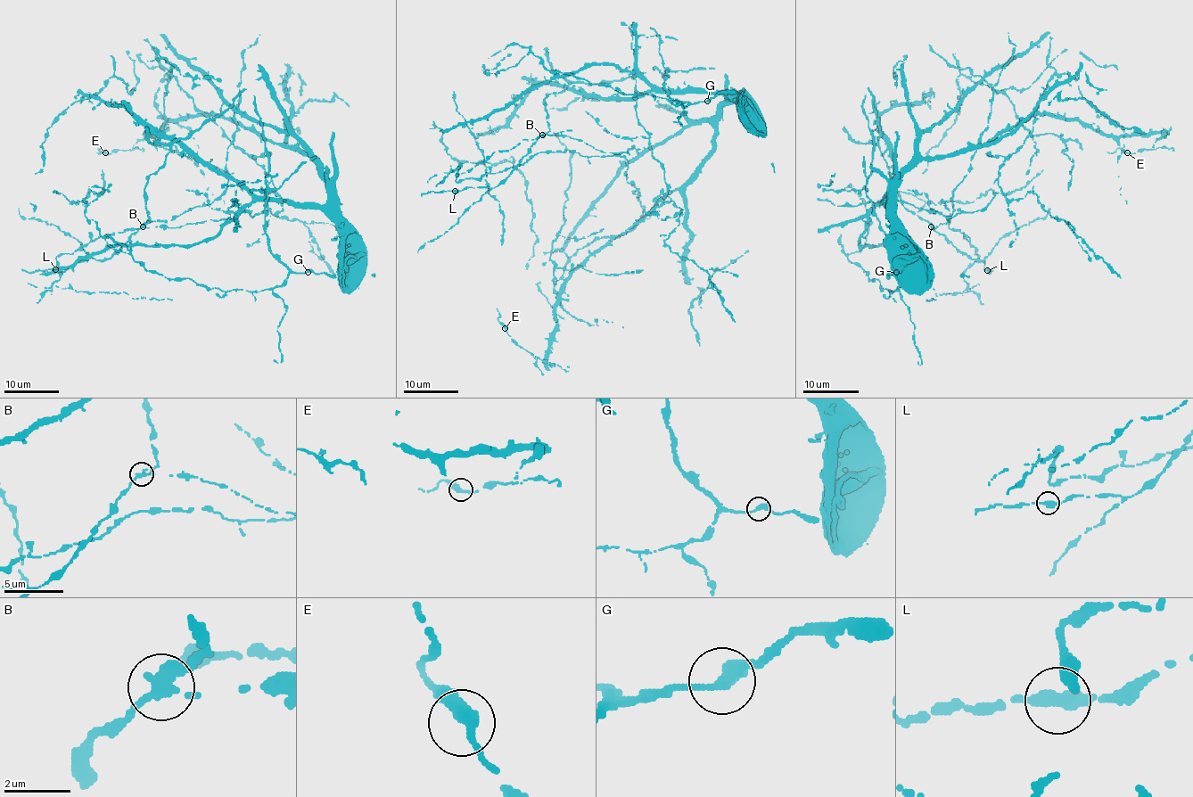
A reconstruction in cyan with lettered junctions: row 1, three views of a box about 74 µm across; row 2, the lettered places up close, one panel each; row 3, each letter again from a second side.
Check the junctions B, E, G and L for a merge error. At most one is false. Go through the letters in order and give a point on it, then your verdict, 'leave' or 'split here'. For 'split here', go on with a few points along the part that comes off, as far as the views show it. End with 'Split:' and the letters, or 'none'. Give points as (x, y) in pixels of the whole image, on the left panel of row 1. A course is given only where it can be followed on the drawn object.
B: place (143, 226); split here; course (142, 225), (181, 227), (186, 223), (221, 220), (230, 215), (227, 210), (234, 204), (234, 199)
E: place (105, 152); leave
G: place (308, 272); leave
L: place (55, 269); leave
Split: B

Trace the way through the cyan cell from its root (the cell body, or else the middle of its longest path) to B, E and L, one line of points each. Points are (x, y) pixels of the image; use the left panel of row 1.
B: (346, 247), (320, 208), (255, 200), (174, 136), (144, 187), (151, 219), (142, 225)
E: (346, 247), (341, 247), (333, 187), (315, 157), (264, 141), (227, 119), (182, 116), (131, 150), (105, 152)
L: (346, 247), (320, 208), (255, 200), (174, 136), (144, 187), (151, 219), (109, 258), (55, 268)

